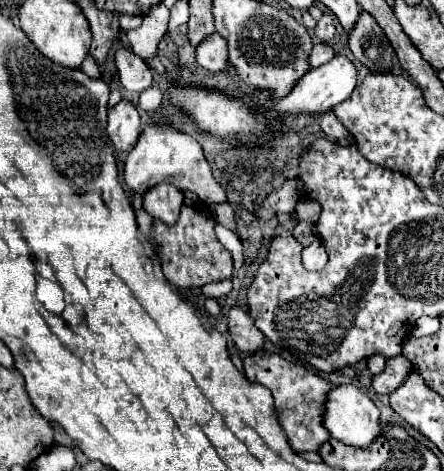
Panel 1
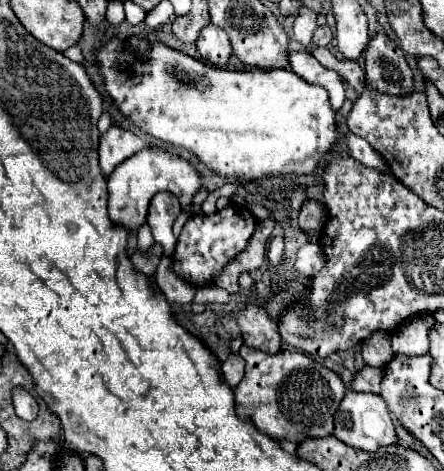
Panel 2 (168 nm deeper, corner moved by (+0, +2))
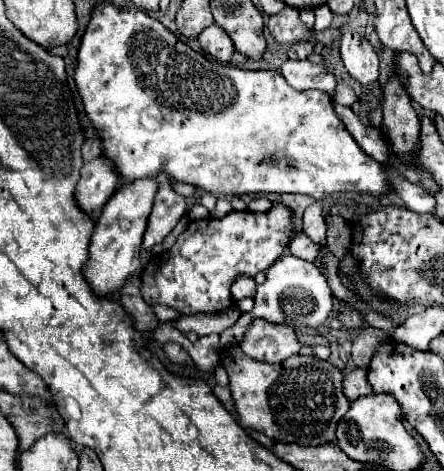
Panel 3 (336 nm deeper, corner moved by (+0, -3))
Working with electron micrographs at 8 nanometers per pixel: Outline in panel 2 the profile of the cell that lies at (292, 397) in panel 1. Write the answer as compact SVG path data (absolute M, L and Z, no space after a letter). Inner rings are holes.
M242 345L238 355L246 361L244 379L234 389L238 417L250 417L258 431L276 441L286 441L288 437L300 443L304 437L332 435L334 413L346 393L342 379L334 371L302 351L284 349L276 355L266 355L264 351Z

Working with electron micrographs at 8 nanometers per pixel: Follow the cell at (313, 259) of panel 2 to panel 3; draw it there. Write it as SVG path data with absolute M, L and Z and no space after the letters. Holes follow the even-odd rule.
M284 254L266 272L266 282L258 286L254 296L254 308L248 312L250 320L264 318L278 324L288 324L294 330L318 326L332 310L332 290L326 278L318 272L314 262L296 258L294 254Z

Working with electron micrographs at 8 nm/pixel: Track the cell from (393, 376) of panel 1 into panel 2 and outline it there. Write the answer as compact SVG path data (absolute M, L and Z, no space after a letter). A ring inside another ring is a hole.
M362 367L362 369L354 375L354 379L352 379L352 389L354 389L354 391L380 393L380 381L382 381L382 369Z

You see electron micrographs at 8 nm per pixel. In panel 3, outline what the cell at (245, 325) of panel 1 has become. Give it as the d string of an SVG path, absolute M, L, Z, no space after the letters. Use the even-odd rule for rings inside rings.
M256 318L240 342L240 348L256 360L274 364L298 354L302 346L288 324L274 324L264 318Z

